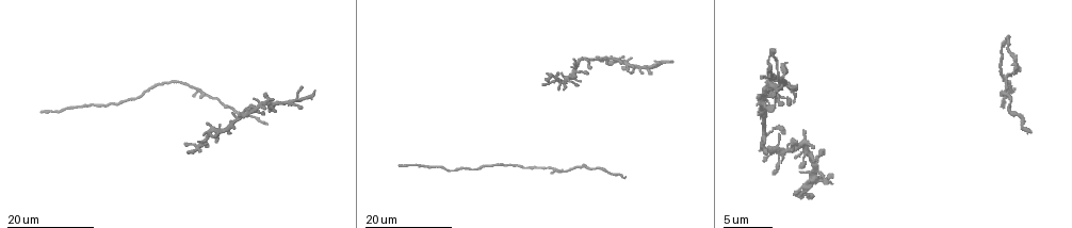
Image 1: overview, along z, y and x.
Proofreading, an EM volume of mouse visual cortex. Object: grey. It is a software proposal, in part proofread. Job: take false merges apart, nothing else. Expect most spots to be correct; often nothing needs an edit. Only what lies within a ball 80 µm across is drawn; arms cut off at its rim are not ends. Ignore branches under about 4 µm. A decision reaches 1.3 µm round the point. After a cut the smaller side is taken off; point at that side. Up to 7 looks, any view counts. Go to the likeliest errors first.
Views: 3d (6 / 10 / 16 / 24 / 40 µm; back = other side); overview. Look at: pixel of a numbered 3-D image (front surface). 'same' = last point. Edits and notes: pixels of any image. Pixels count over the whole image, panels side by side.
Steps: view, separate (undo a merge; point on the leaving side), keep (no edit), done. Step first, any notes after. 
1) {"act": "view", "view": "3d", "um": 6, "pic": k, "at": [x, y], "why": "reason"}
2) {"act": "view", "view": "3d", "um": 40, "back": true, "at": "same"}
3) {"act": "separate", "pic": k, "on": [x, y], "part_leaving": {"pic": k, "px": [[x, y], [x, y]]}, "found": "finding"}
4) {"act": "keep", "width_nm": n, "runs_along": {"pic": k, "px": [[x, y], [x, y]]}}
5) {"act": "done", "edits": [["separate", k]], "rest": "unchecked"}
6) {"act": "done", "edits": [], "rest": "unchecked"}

{"act": "view", "view": "3d", "um": 24, "pic": 1, "at": [199, 145], "why": "four arms meet"}

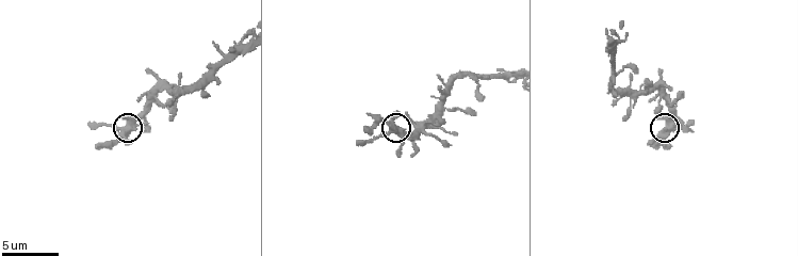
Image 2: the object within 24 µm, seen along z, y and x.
{"act": "view", "view": "3d", "um": 6, "pic": 2, "at": [124, 134]}

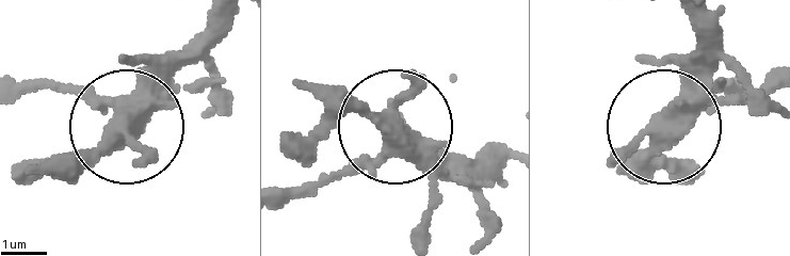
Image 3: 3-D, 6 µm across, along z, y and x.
{"act": "keep", "arms": 4, "found": "one cell here"}

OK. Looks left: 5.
{"act": "view", "view": "3d", "um": 24, "pic": 1, "at": [195, 86], "why": "two arms in line, one across"}

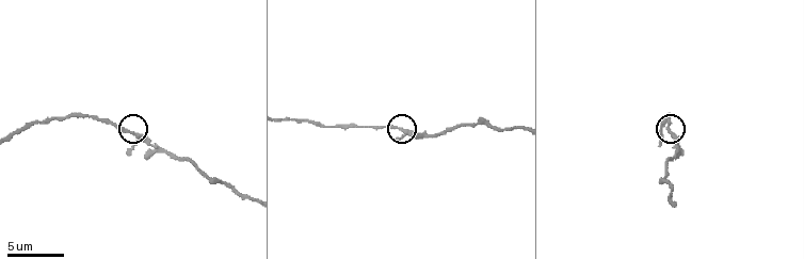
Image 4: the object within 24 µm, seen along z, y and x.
{"act": "view", "view": "3d", "um": 6, "pic": 4, "at": [133, 132], "why": "closer look"}

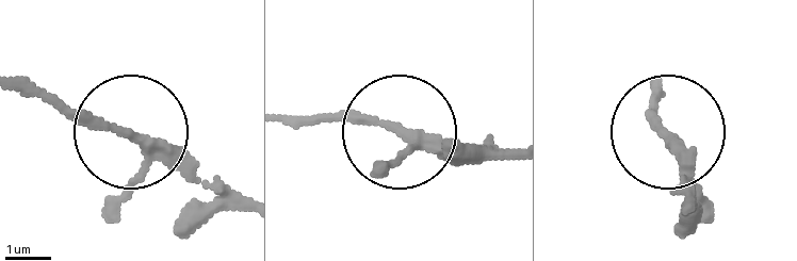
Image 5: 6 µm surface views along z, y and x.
{"act": "keep", "runs_along": {"pic": 5, "px": [[516, 149], [436, 149], [390, 126], [287, 114]]}, "found": "all the same cell"}

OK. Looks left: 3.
{"act": "view", "view": "3d", "um": 10, "pic": 4, "at": [659, 179]}

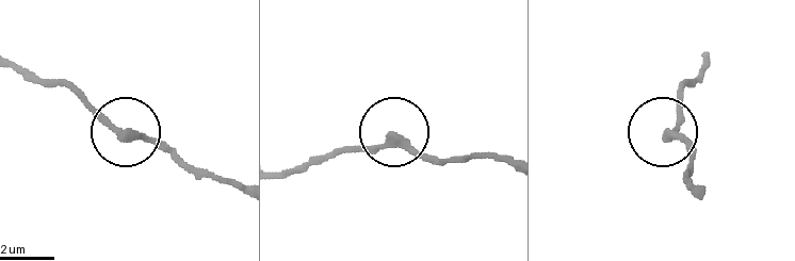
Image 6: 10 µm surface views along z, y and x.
{"act": "keep", "runs_along": {"pic": 6, "px": [[662, 137], [687, 87]]}, "found": "all the same cell"}

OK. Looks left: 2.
{"act": "view", "view": "3d", "um": 24, "pic": 1, "at": [290, 103], "why": "sudden change in width"}

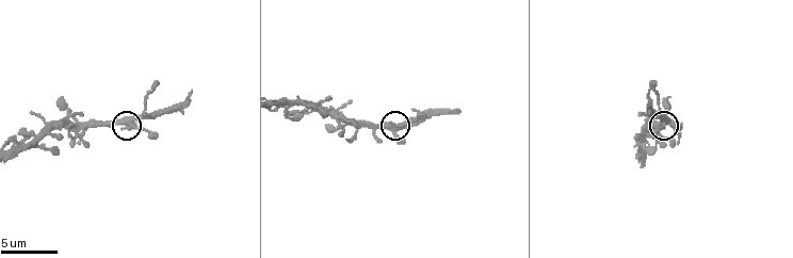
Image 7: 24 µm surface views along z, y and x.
{"act": "view", "view": "3d", "um": 10, "pic": 7, "at": [121, 121], "why": "zoom in"}

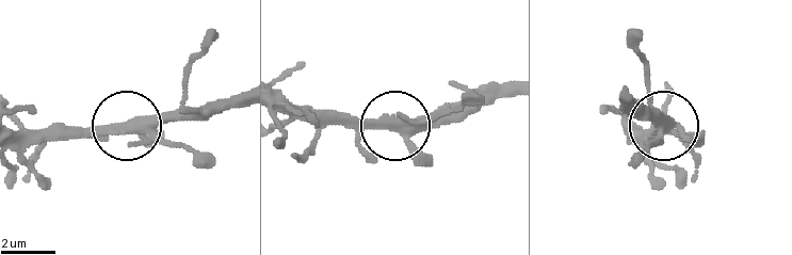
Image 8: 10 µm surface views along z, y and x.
{"act": "keep", "width_nm": 370, "found": "one cell here"}

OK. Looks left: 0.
{"act": "done", "edits": [], "rest": "unchecked"}

